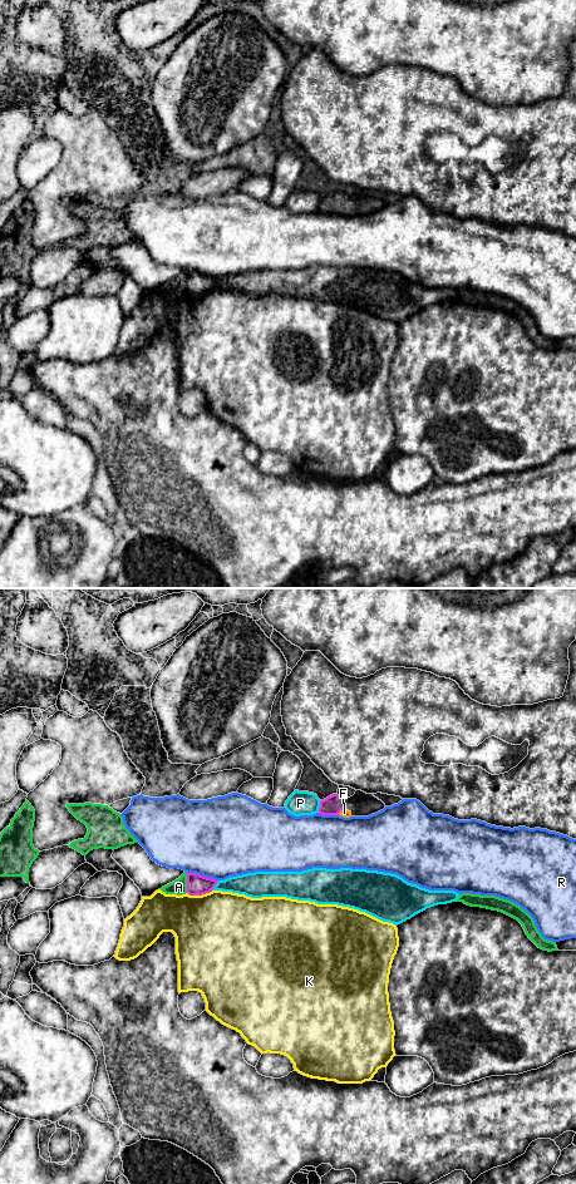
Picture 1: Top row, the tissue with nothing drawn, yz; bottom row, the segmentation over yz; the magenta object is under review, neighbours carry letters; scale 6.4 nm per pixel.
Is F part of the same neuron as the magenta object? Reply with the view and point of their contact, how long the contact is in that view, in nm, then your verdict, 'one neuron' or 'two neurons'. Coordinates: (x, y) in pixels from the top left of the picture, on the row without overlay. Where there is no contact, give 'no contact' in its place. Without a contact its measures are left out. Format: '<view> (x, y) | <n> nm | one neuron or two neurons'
yz (341, 207) | 70 nm | one neuron

